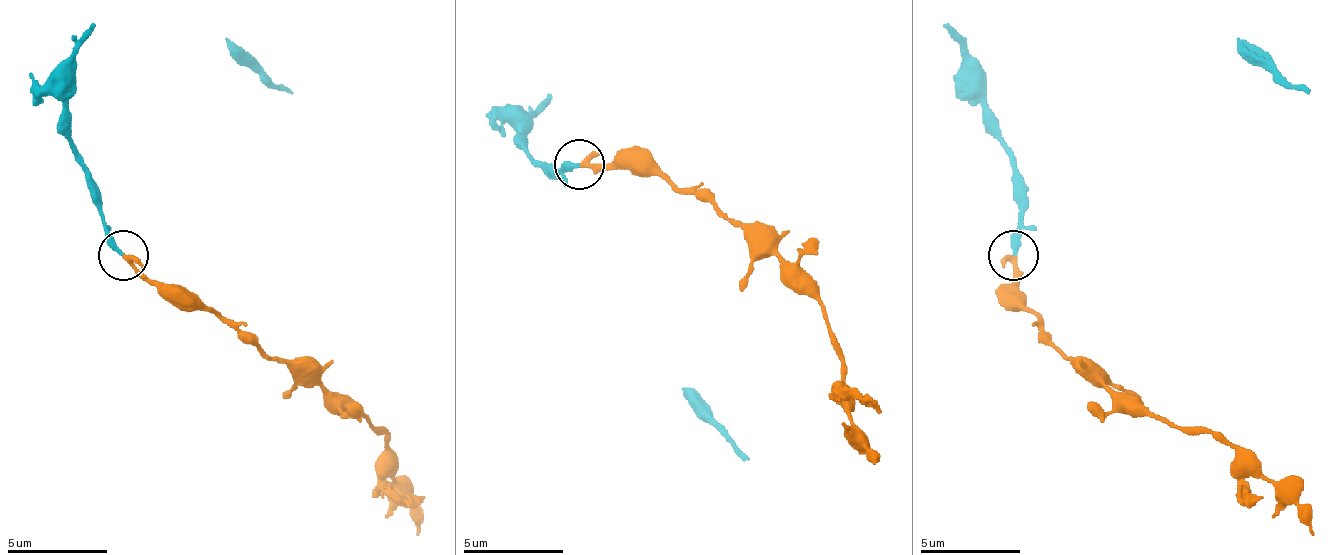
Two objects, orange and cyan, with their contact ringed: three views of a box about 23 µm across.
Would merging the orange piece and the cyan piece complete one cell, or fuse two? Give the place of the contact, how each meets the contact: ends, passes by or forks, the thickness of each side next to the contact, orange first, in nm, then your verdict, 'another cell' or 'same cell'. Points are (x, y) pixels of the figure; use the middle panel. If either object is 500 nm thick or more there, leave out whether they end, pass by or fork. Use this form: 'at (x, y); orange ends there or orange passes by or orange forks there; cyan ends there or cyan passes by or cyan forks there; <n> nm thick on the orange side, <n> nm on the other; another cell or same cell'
at (579, 164); orange passes by; cyan ends there; 200 nm thick on the orange side, 280 nm on the other; same cell

